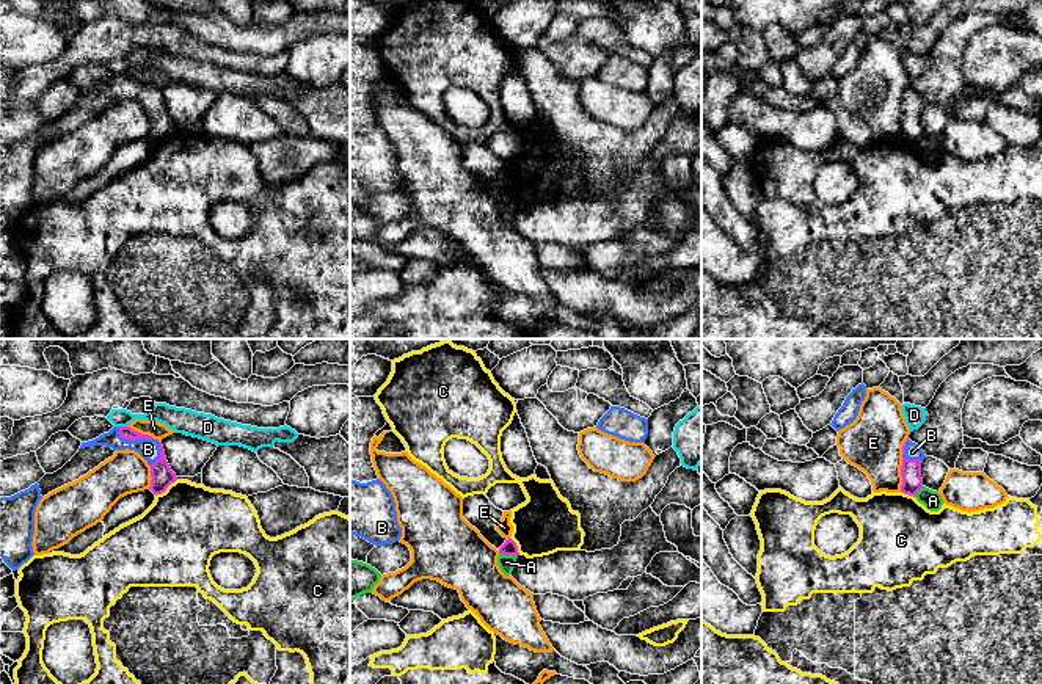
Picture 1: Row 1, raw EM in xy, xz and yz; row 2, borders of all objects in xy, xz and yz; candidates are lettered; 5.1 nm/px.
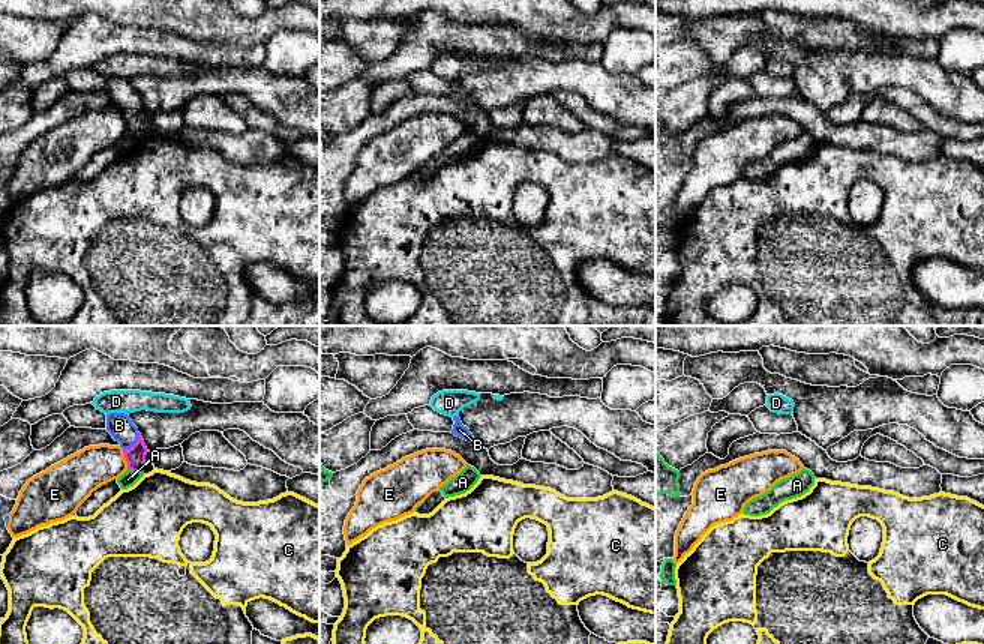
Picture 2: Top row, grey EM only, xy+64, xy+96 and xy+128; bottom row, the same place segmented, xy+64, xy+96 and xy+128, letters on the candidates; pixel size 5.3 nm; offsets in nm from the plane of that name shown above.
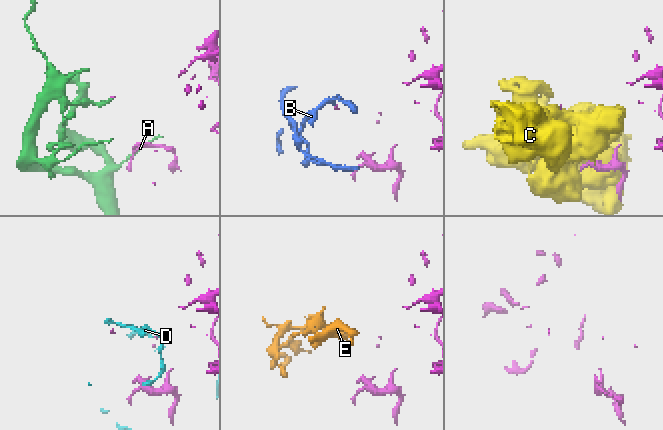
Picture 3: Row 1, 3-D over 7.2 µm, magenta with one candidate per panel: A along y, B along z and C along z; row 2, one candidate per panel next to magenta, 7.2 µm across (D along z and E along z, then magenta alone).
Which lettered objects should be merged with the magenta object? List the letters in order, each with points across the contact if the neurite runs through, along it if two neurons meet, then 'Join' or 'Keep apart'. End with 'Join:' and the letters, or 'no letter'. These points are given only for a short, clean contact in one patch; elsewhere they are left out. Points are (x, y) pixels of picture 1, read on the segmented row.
A: Boundary: xz (499, 553), (517, 557). Keep apart
B: Join
C: Keep apart
D: Boundary: xy (120, 425), (126, 427). Keep apart
E: Boundary: yz (903, 457), (899, 490). Keep apart
Join: B

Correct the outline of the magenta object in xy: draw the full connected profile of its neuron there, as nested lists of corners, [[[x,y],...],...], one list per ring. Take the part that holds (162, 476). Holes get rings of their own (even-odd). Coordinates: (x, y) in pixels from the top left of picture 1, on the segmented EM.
[[[113,427],[108,433],[104,433],[93,441],[82,442],[80,449],[94,446],[138,452],[151,466],[152,480],[149,489],[155,496],[165,493],[166,488],[177,480],[166,461],[162,442],[149,435],[141,435],[130,427]]]

